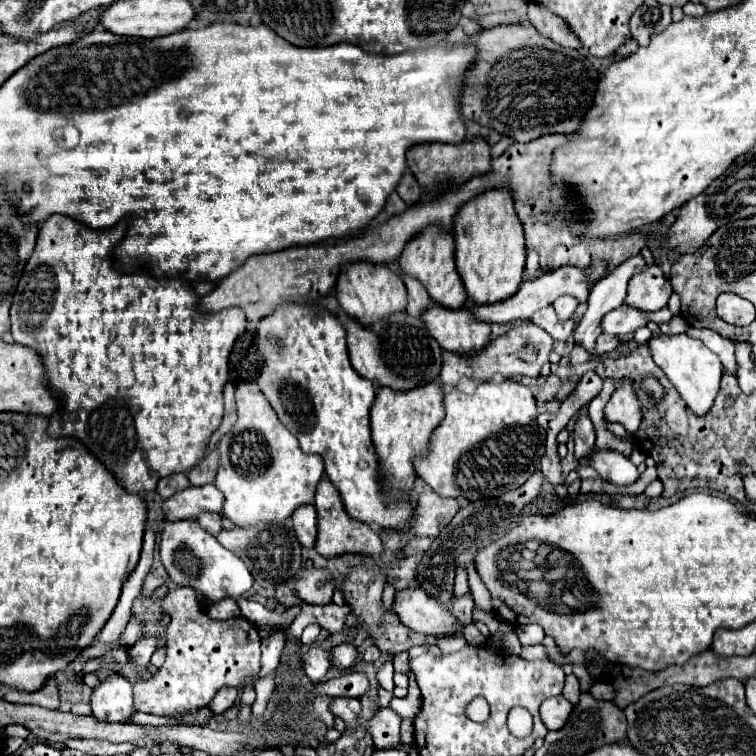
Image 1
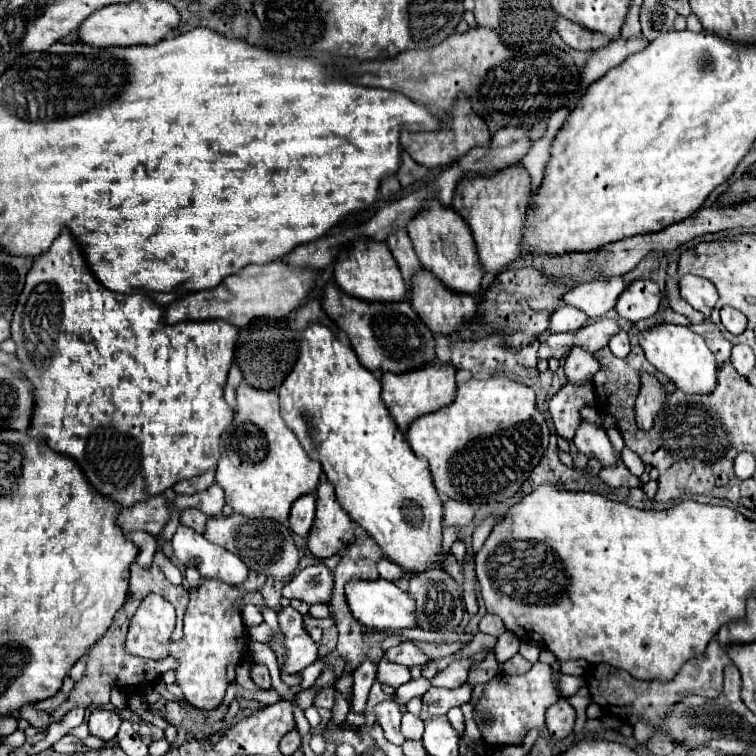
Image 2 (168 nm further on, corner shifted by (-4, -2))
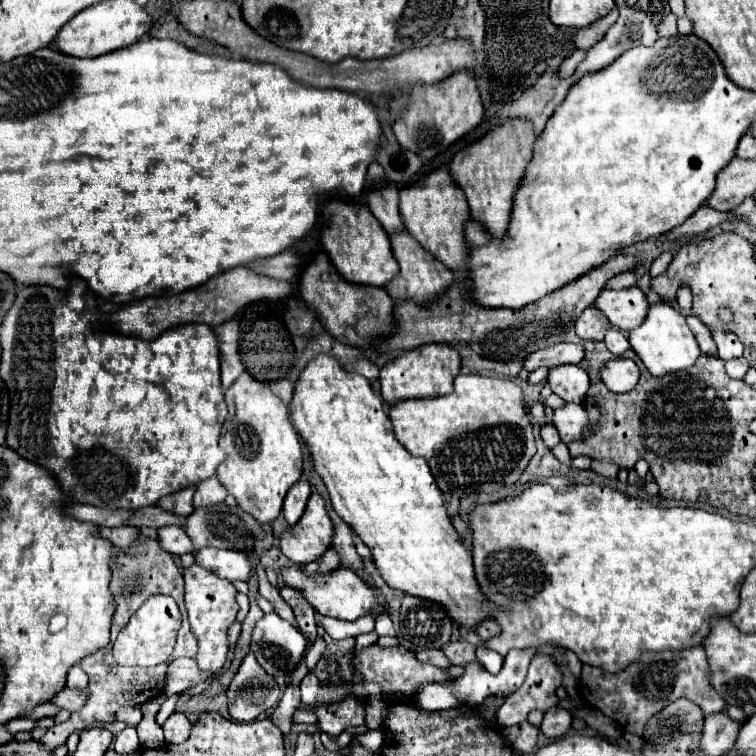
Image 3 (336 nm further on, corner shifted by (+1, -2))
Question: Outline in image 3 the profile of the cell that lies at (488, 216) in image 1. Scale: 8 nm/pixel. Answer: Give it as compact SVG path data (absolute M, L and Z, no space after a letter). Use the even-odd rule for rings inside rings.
M507 122L505 126L499 126L483 136L481 142L457 152L449 166L455 184L467 196L471 218L481 224L495 240L503 240L509 228L513 196L521 184L521 178L525 176L529 160L533 158L533 144L535 134L529 122Z

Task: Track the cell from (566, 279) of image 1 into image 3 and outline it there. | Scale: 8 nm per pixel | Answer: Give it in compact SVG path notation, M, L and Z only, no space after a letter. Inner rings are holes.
M703 204L693 216L689 216L689 220L683 226L677 226L675 230L667 232L669 240L679 240L685 236L695 236L695 234L703 234L723 222L743 222L741 216L737 216L735 212L721 212L711 208L709 204Z

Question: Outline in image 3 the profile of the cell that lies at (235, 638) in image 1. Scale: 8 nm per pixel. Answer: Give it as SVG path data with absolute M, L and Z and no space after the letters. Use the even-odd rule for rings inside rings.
M193 564L183 572L185 576L185 604L187 604L187 614L189 614L189 624L191 632L197 638L197 664L201 670L211 672L213 676L223 668L227 660L227 628L235 622L239 604L235 600L237 590L229 580L221 580L213 572Z

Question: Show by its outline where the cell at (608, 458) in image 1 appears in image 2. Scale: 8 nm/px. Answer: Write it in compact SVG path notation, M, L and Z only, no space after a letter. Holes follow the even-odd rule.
M582 420L582 424L578 426L578 432L574 434L574 446L578 448L578 452L586 454L588 458L596 458L602 462L602 466L610 466L614 462L620 460L620 456L614 452L608 434L602 426L592 424L588 420Z

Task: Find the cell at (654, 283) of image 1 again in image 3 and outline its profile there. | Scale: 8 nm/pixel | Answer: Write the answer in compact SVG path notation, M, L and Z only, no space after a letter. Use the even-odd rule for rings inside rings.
M631 286L623 290L603 290L597 300L597 308L609 318L609 322L615 328L621 330L633 330L637 328L649 310L649 302L641 288Z

